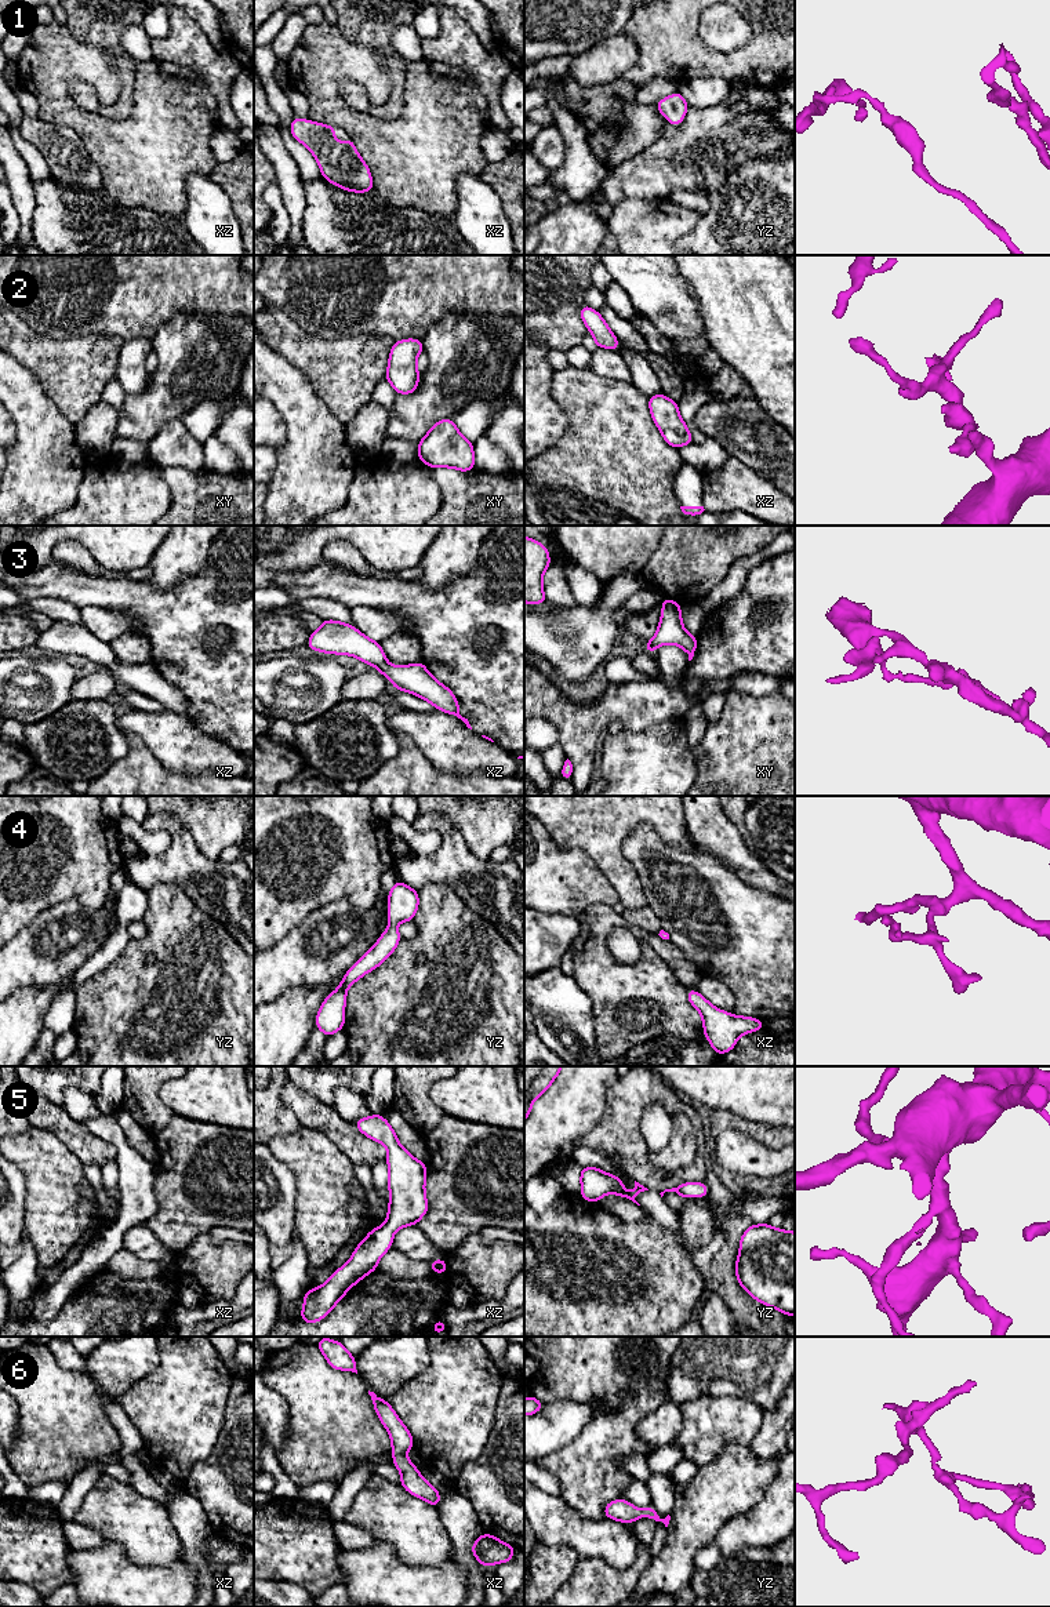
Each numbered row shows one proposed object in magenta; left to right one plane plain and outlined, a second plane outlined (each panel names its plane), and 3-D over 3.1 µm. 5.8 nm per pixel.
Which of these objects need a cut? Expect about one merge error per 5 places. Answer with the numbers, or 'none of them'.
none of them

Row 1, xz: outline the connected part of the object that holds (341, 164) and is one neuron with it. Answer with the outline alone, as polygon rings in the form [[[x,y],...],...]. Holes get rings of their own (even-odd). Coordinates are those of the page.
[[[294,116],[290,134],[304,143],[317,160],[321,177],[335,186],[357,193],[374,189],[370,168],[356,150],[353,141],[344,143],[334,137],[333,126]]]

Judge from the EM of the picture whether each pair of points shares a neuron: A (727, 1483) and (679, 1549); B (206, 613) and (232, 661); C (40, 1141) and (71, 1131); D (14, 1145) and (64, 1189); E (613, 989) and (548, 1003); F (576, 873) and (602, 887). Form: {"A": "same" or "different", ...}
{"A": "same", "B": "same", "C": "different", "D": "same", "E": "different", "F": "same"}

